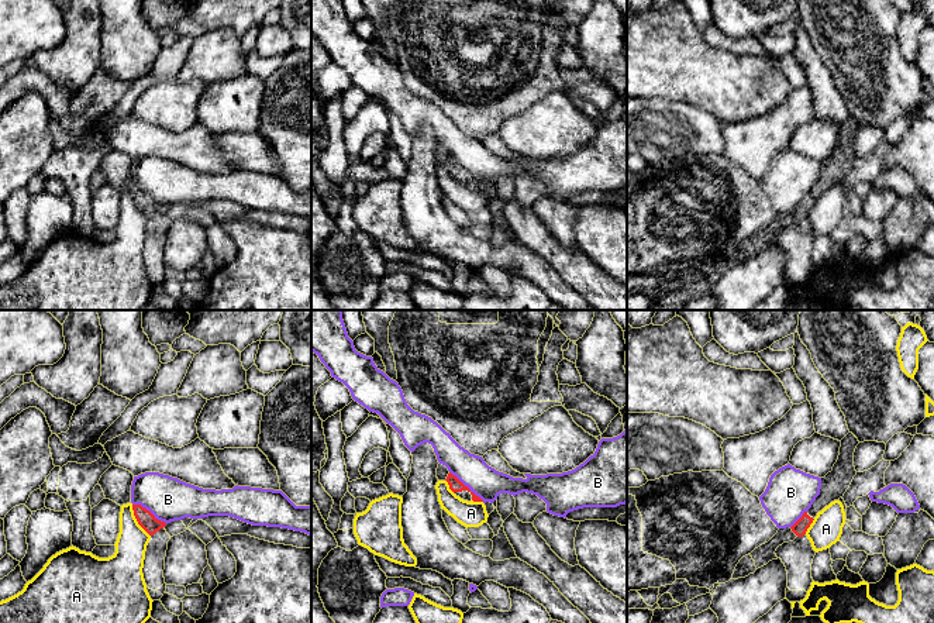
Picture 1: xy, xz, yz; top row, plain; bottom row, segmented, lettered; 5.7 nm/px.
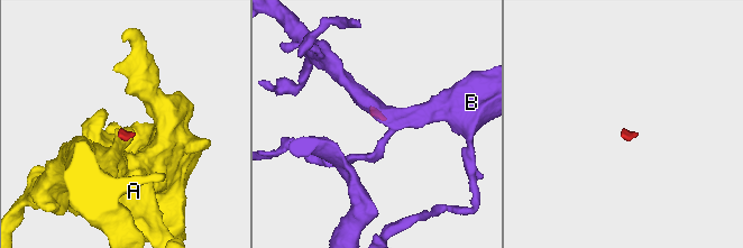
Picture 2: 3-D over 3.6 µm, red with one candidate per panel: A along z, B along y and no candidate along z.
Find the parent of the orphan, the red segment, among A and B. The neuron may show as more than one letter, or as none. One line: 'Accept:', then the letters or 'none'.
Accept: none

